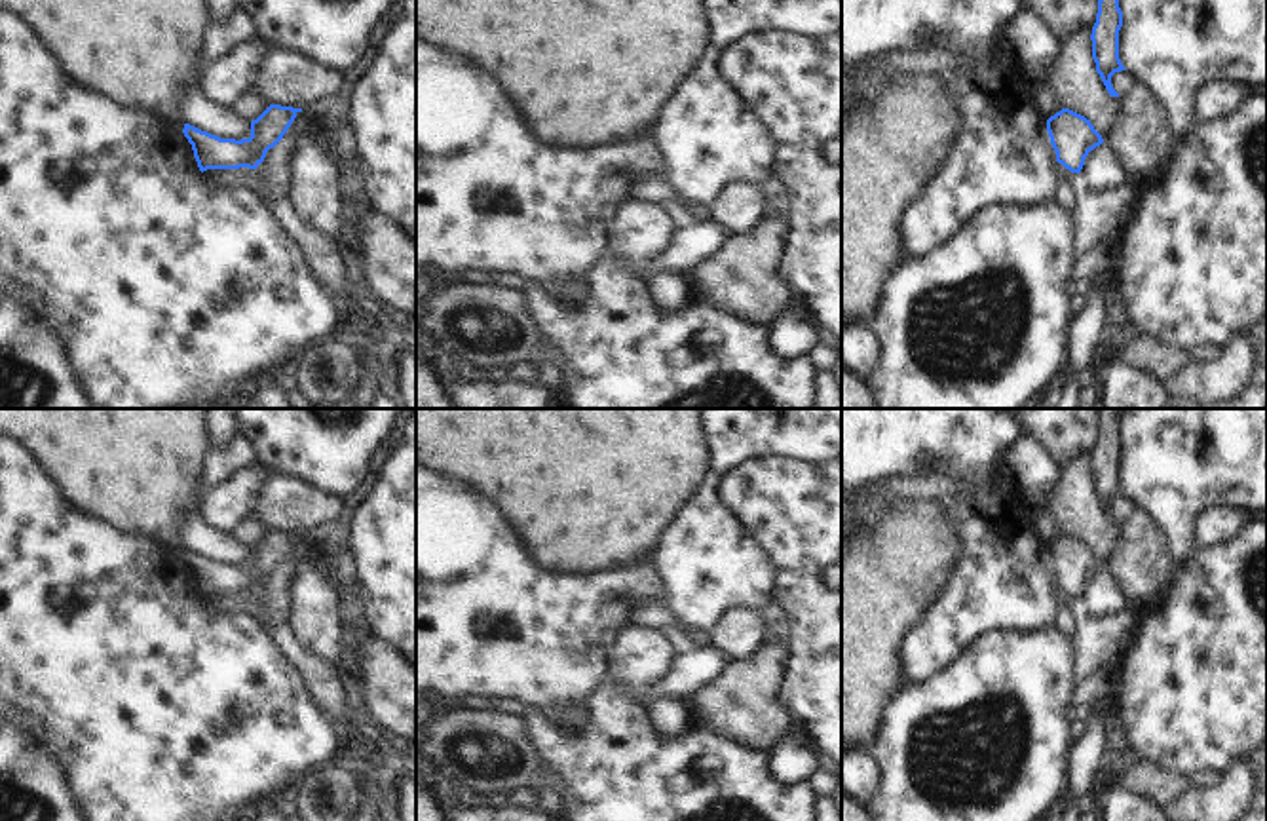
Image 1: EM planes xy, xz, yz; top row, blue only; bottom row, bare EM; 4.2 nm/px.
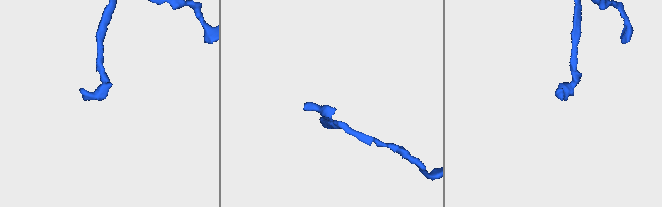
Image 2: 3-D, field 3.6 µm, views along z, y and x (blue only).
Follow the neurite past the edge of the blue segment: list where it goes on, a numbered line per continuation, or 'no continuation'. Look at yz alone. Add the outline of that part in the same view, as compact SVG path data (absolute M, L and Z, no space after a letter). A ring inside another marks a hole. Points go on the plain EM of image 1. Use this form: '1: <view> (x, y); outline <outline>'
no continuation

